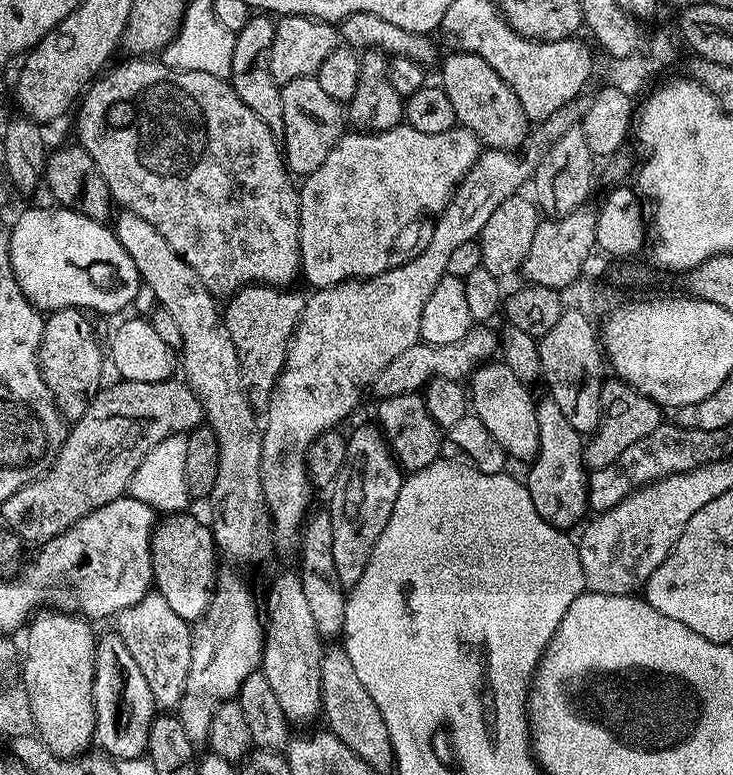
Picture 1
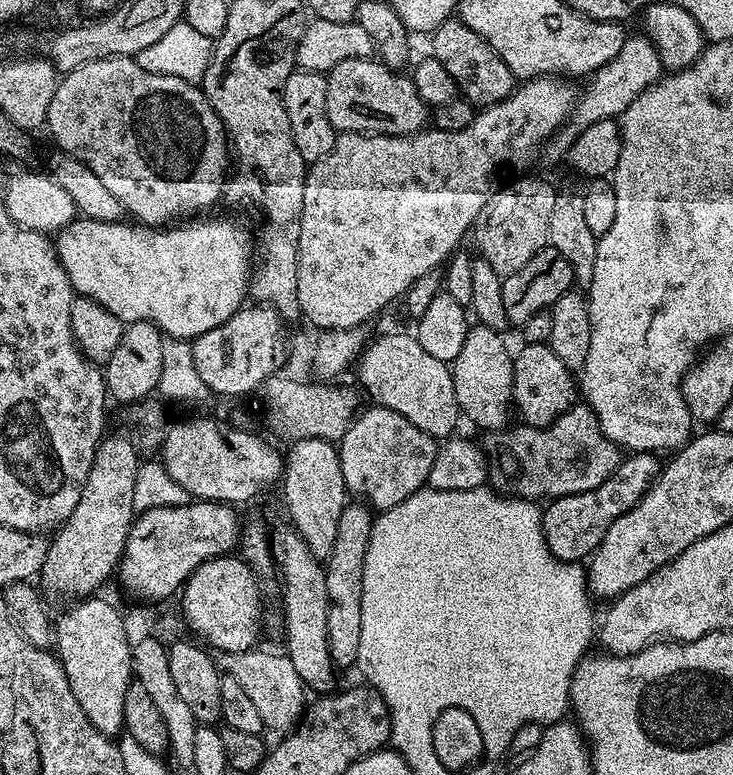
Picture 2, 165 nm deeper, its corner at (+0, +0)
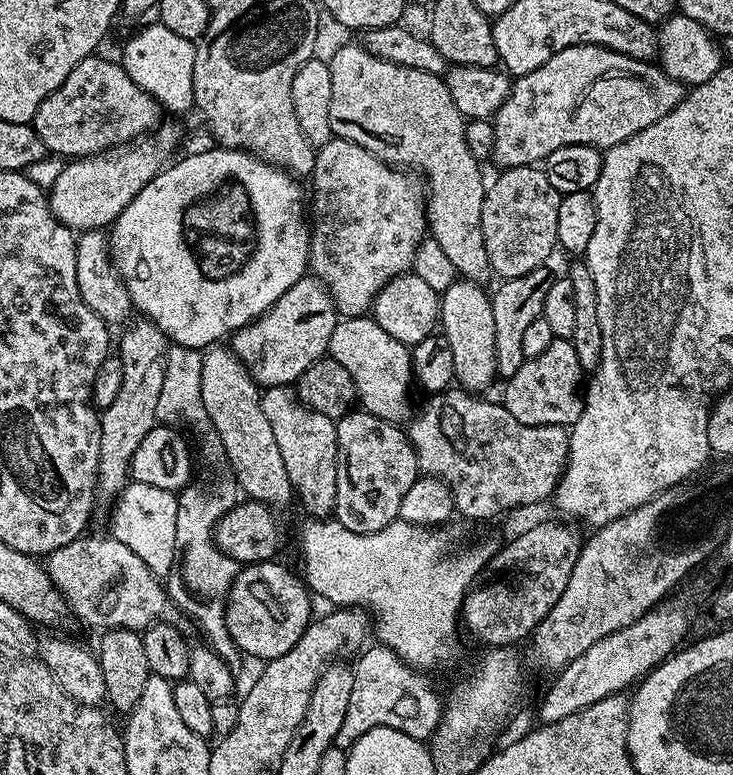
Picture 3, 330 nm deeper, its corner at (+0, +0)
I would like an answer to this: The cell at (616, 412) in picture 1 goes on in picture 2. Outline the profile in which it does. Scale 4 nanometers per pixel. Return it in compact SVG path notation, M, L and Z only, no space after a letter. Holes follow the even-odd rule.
M577 402L552 424L535 428L520 422L491 433L482 447L488 457L488 474L493 481L501 480L513 493L533 502L558 496L573 496L594 486L602 486L614 470L618 470L622 449L602 430L594 410L587 403Z

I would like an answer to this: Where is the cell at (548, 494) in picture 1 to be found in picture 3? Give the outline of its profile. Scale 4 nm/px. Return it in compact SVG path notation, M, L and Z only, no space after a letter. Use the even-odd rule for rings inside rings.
M554 338L542 354L524 359L516 373L503 381L502 403L526 426L571 426L578 422L584 409L582 385L585 380L584 367L578 362L578 350L574 350L571 340Z

